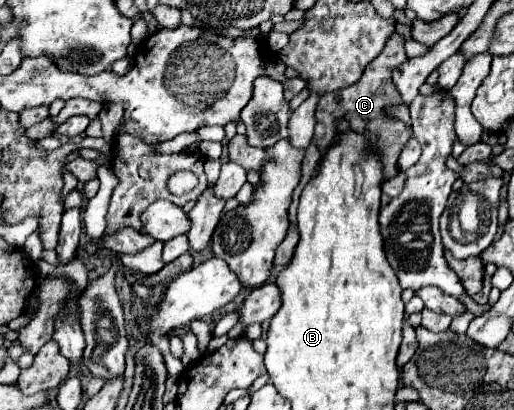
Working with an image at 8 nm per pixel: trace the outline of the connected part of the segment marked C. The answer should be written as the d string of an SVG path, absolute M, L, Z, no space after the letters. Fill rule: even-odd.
M392 33L390 39L386 41L382 53L366 65L362 77L344 89L338 89L334 93L324 93L316 105L316 133L314 133L314 141L320 149L320 153L326 151L326 147L334 141L336 137L336 119L344 117L350 121L350 127L358 133L366 133L368 139L374 143L374 147L382 153L382 161L384 161L384 169L386 169L386 179L390 179L392 175L398 173L398 155L402 151L402 147L406 145L406 141L412 137L412 133L404 127L404 123L396 117L390 117L386 113L386 109L402 103L402 97L392 81L392 71L396 67L400 67L408 55L404 51L404 35L400 33Z

